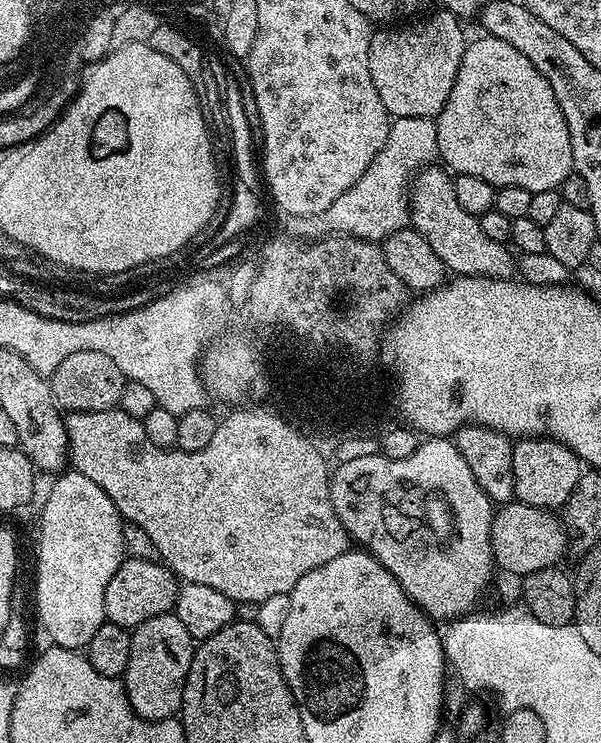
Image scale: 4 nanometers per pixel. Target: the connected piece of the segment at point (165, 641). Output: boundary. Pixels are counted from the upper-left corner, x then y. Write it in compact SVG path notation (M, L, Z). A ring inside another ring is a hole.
M175 614L155 616L131 629L130 662L122 677L124 693L143 720L170 720L179 713L184 683L192 665L194 641Z

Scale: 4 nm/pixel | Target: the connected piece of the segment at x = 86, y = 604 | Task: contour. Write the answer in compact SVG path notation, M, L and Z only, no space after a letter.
M64 470L53 480L56 481L40 512L40 549L36 552L36 616L55 647L84 650L90 638L94 638L98 626L106 623L106 586L110 578L114 578L114 570L118 570L120 563L126 559L123 546L125 521L114 502L110 502L110 494L106 494L102 486L90 482L86 474Z

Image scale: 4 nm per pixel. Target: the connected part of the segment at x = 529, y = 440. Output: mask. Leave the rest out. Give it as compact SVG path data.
M525 436L517 439L512 445L512 457L515 499L535 508L563 509L570 494L574 494L574 486L578 486L582 461L566 445L551 436Z

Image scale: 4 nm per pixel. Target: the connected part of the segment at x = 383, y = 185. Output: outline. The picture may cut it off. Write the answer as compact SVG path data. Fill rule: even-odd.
M393 119L388 125L386 142L366 174L350 186L321 216L315 217L317 233L353 236L359 240L382 242L390 234L409 227L408 193L414 173L437 163L438 130L435 119Z

